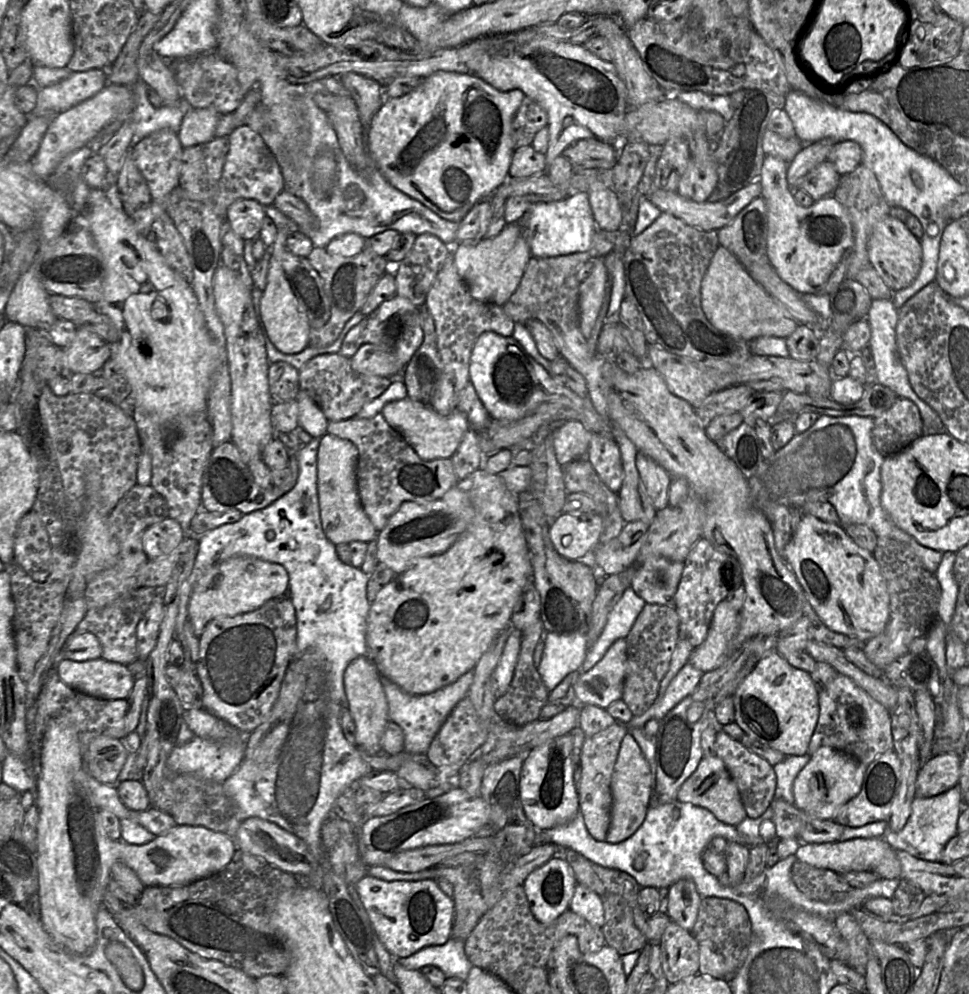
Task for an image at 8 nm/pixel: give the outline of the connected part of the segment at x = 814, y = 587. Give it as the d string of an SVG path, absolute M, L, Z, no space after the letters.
M804 513L784 549L783 560L795 574L817 616L830 630L861 642L869 641L884 630L889 619L889 595L879 564L870 552L854 543L841 525L823 522Z

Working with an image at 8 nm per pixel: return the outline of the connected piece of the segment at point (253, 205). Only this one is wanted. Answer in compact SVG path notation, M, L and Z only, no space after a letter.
M238 199L226 212L226 220L233 232L243 240L258 237L265 215L265 209L253 199Z

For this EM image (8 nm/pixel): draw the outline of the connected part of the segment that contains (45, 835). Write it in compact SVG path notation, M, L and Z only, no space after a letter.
M65 717L50 718L41 742L38 775L35 781L35 804L38 808L36 855L38 869L38 900L40 919L53 941L72 954L85 954L97 940L96 915L103 904L112 866L123 863L131 868L144 886L183 886L210 876L224 868L237 851L233 837L204 827L176 825L143 845L131 845L121 839L112 840L103 831L100 808L96 805L87 786L84 751L80 735Z

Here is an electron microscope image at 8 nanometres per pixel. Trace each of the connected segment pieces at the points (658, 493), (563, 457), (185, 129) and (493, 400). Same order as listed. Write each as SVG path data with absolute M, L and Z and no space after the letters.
M638 452L636 467L642 487L656 511L668 505L671 476L668 472L645 454Z
M570 420L553 431L553 444L558 463L563 466L571 461L586 458L592 432L582 422Z
M191 108L183 117L177 133L182 147L188 148L211 140L220 116L213 108Z
M492 331L482 333L473 346L469 382L495 422L520 420L540 404L561 397L565 391L517 340Z

